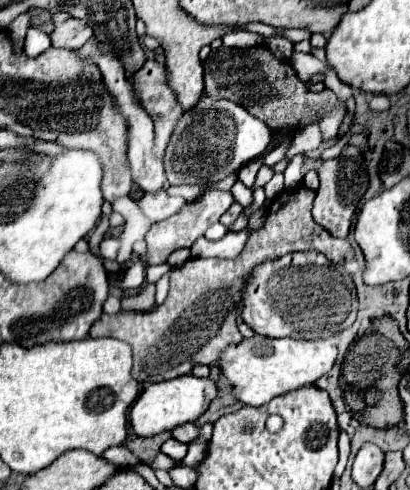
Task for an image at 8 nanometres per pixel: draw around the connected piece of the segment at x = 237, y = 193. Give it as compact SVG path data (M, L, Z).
M236 181L236 183L232 185L230 193L234 195L234 199L236 199L242 207L248 207L248 205L252 203L252 191L250 191L246 185L242 185L240 181Z

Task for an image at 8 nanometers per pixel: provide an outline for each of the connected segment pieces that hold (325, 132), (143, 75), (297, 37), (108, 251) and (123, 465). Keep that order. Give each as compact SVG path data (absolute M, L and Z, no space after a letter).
M334 109L330 115L326 115L322 121L320 121L320 131L322 131L322 141L330 141L336 137L338 133L338 127L344 119L344 113L346 109Z
M148 59L146 67L134 75L134 89L138 91L138 99L142 99L144 109L154 121L154 155L162 159L170 135L182 117L182 107L168 85L166 67L154 59Z
M282 29L282 33L284 33L284 37L286 39L290 39L292 43L298 43L298 41L304 41L304 39L310 39L310 31L306 31L306 29Z
M104 237L104 241L100 243L100 253L104 259L116 259L120 241L116 237Z
M110 447L106 453L104 453L106 461L108 463L114 463L118 469L132 469L140 463L140 459L126 447Z

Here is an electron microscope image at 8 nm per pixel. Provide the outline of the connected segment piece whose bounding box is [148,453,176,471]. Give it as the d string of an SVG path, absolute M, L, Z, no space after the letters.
M158 453L156 457L154 457L154 461L152 463L148 463L152 469L172 469L174 465L176 465L176 461L172 461L168 455L164 455L164 453Z

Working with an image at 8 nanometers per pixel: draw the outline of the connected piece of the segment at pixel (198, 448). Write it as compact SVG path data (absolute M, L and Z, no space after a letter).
M192 443L188 447L188 455L182 459L182 463L188 465L188 467L196 467L206 457L206 453L208 453L208 445L206 443L198 443L198 445Z

